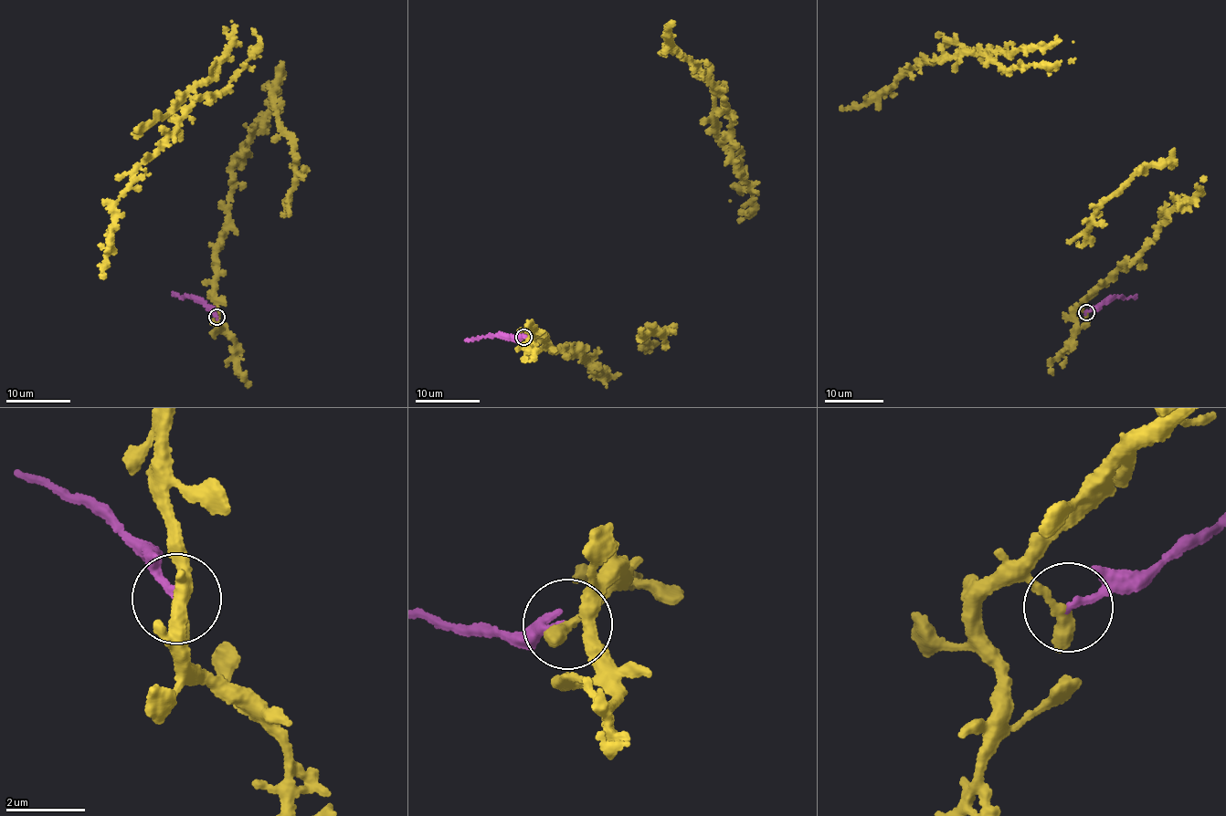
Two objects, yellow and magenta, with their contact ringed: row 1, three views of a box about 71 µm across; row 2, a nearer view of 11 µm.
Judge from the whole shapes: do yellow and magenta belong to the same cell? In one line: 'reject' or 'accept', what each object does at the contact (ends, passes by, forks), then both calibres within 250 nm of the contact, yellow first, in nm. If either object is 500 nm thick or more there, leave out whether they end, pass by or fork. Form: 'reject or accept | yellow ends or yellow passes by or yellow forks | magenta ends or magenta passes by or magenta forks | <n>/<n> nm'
reject | yellow ends | magenta ends | 400/170 nm

